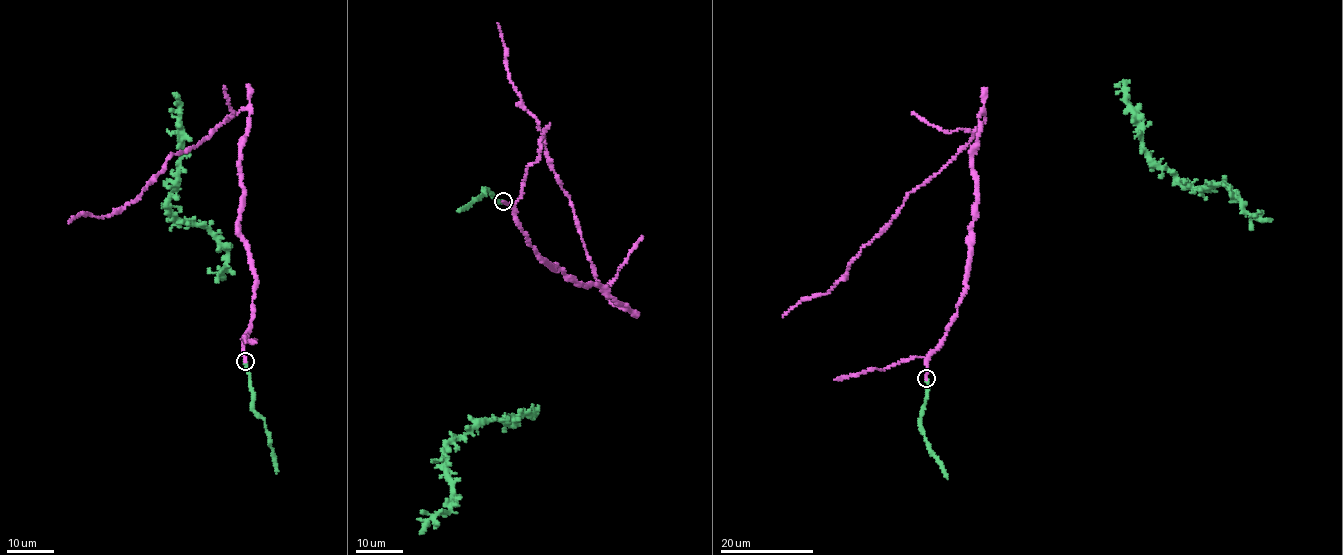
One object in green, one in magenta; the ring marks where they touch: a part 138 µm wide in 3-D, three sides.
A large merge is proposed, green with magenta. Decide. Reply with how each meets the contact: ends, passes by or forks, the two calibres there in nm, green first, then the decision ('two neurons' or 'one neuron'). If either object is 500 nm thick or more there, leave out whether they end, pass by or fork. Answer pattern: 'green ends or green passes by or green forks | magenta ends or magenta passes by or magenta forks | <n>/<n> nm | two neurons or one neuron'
green ends | magenta ends | 380/360 nm | one neuron

